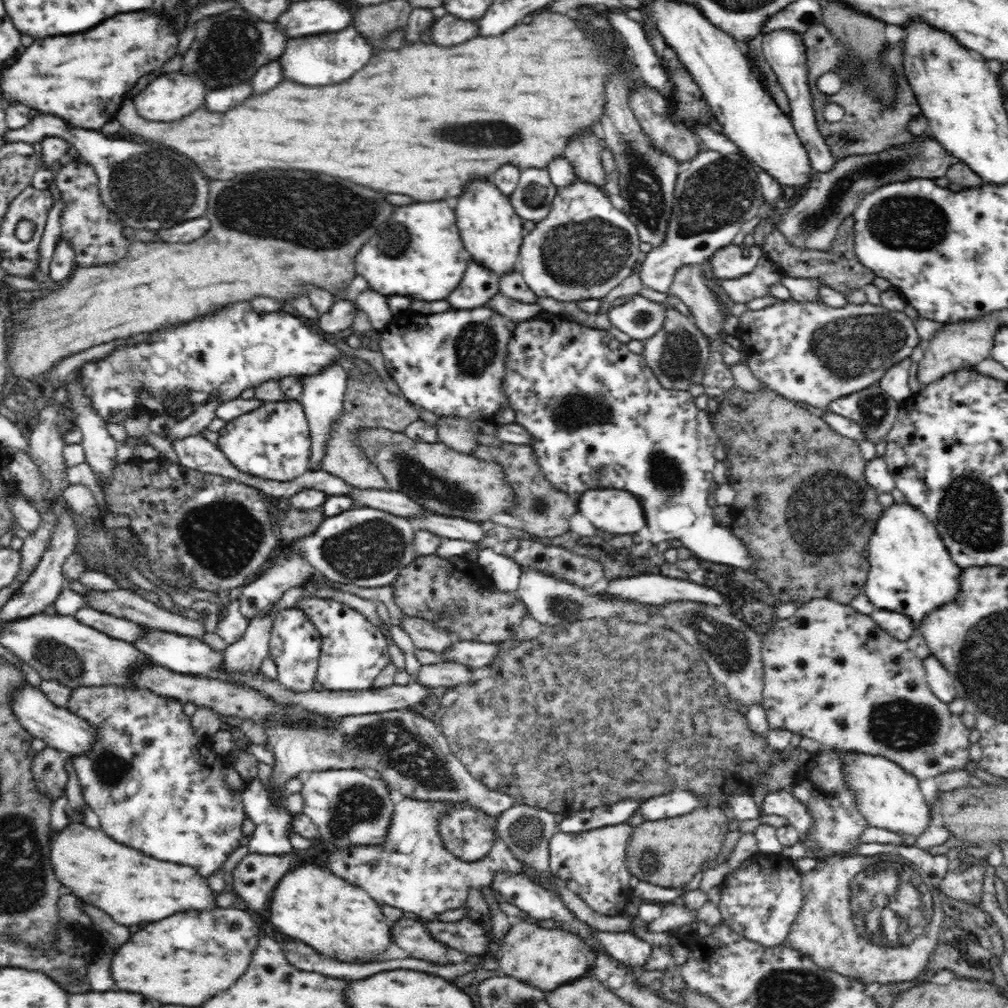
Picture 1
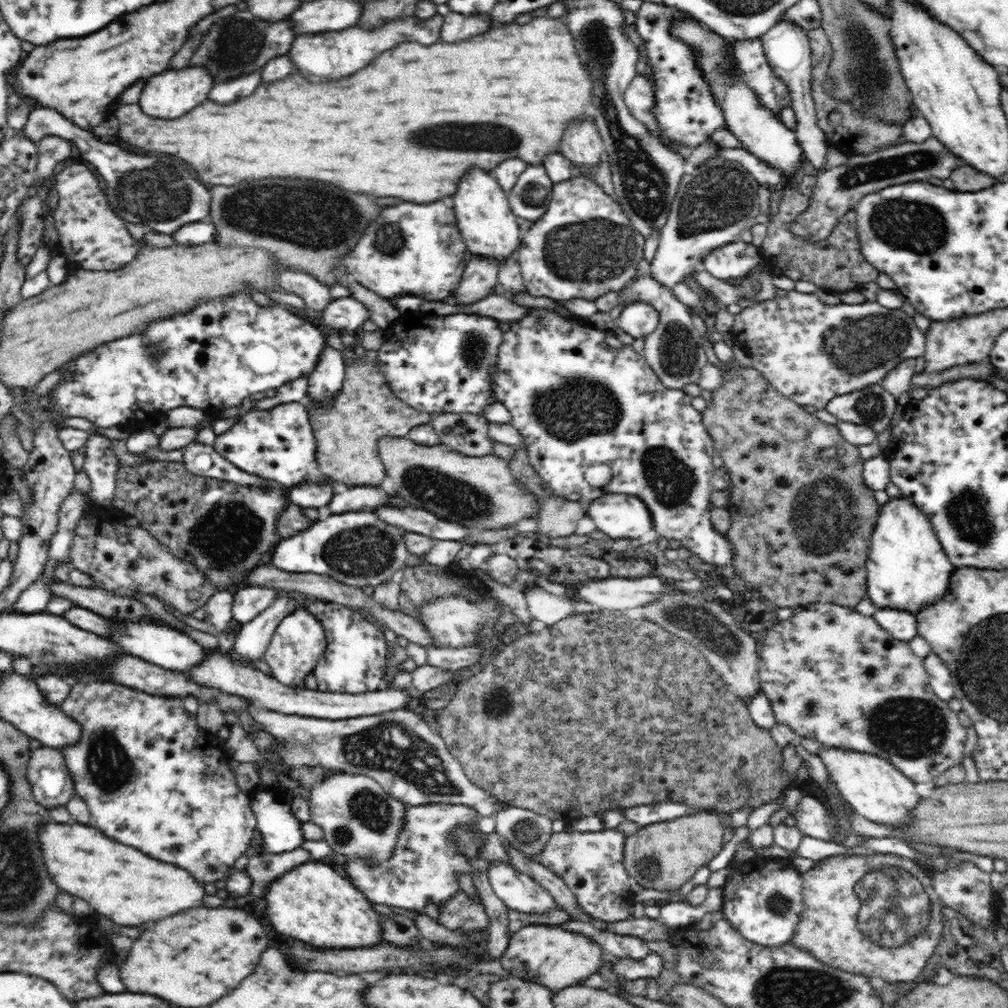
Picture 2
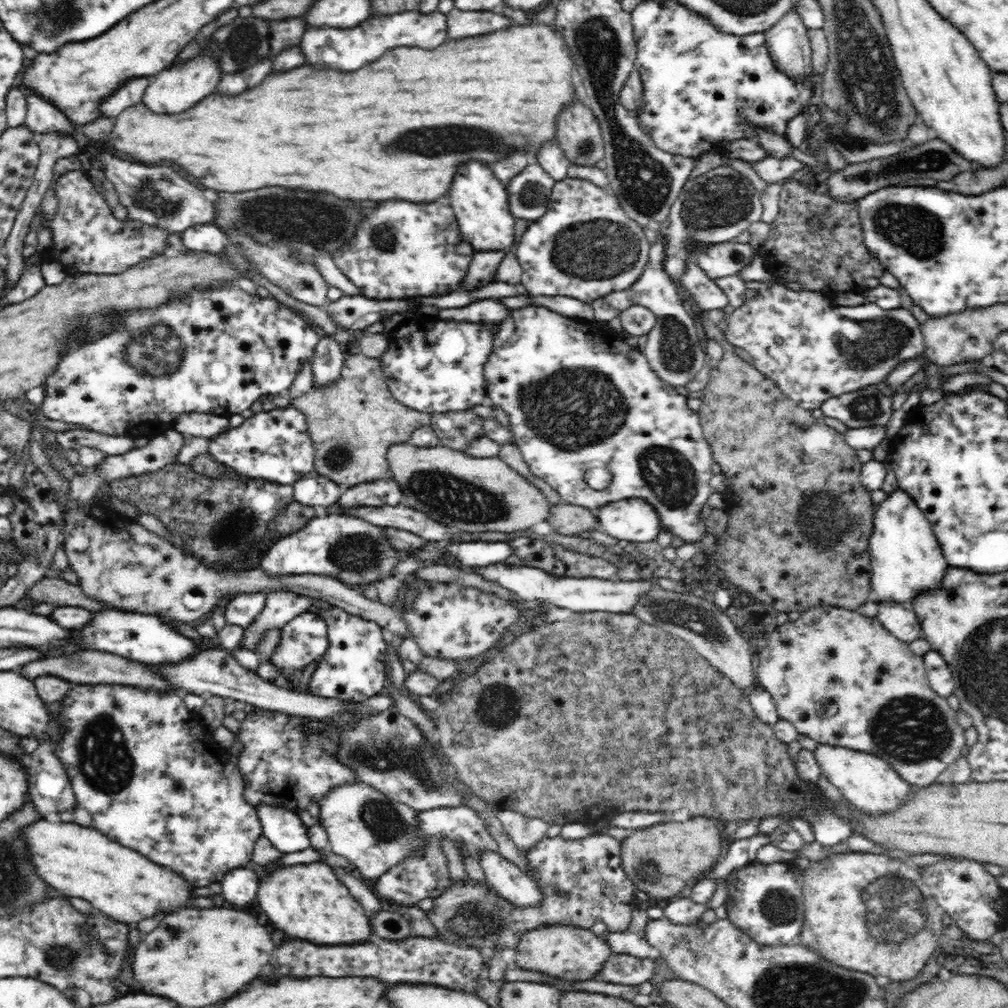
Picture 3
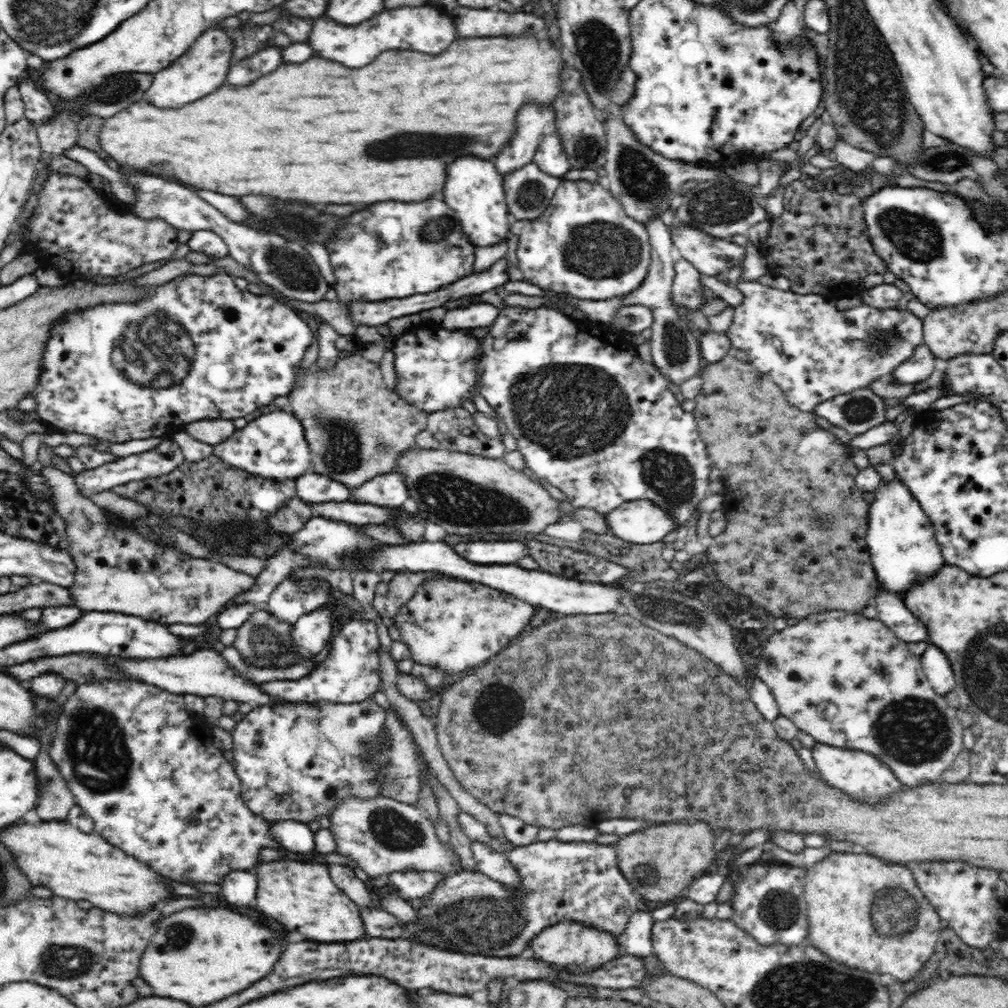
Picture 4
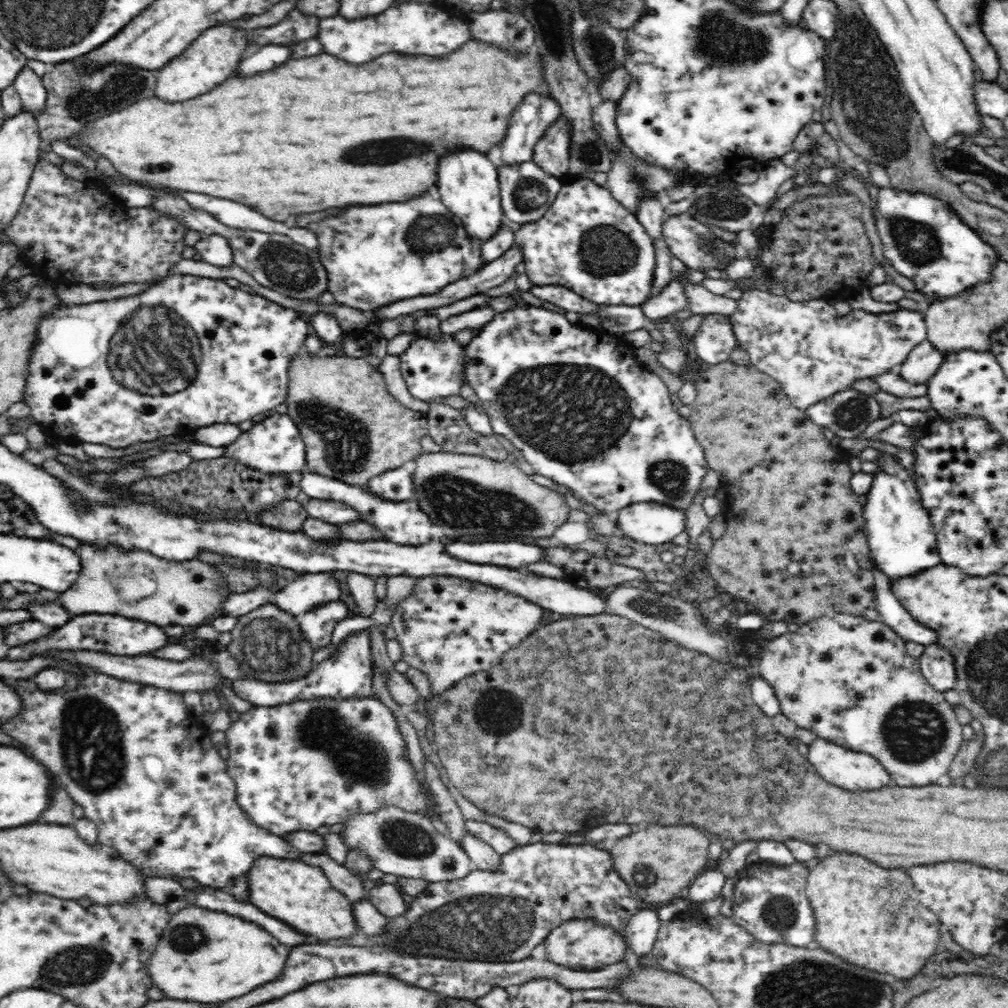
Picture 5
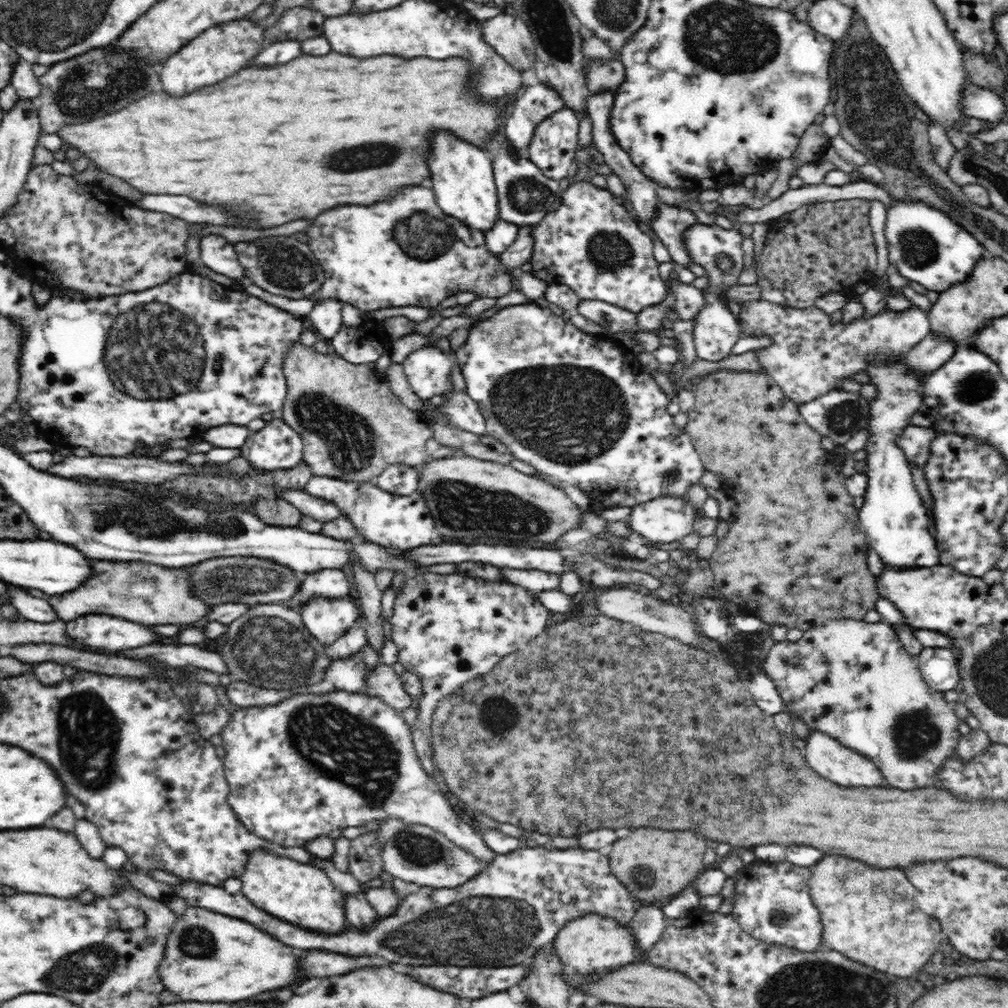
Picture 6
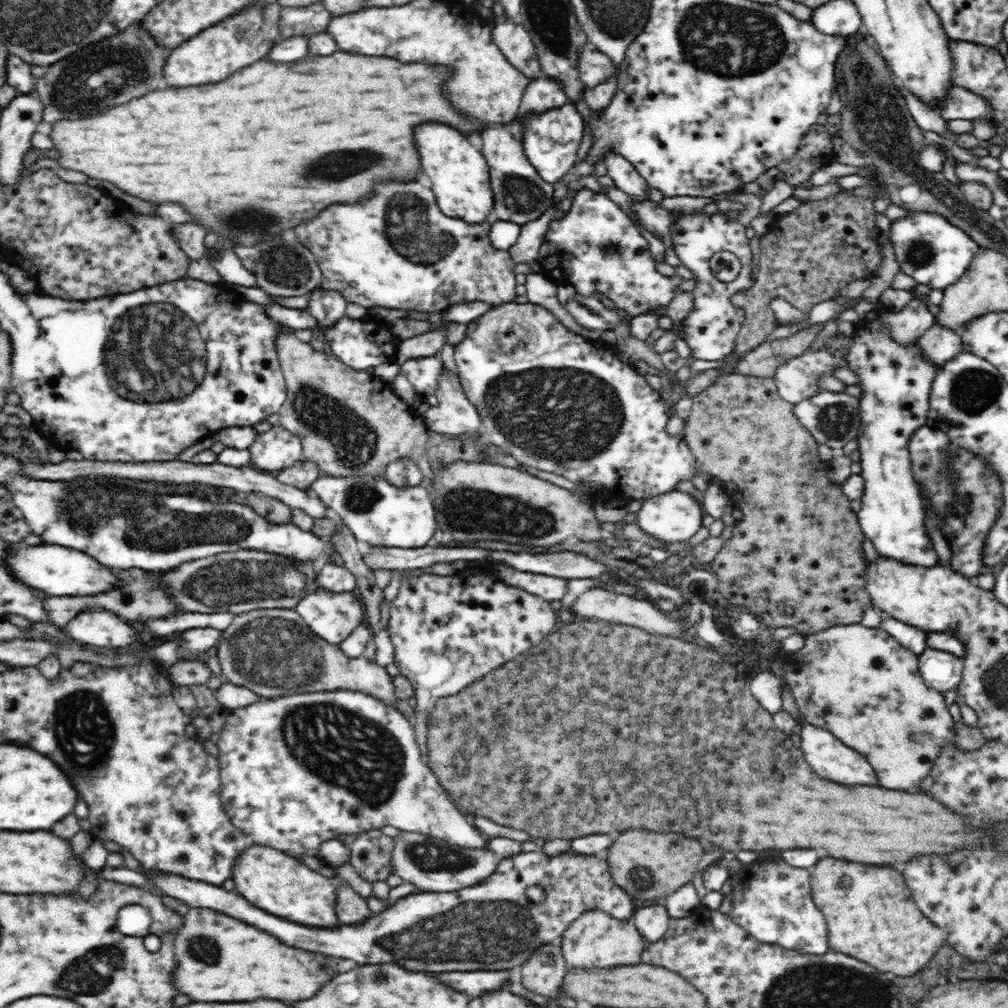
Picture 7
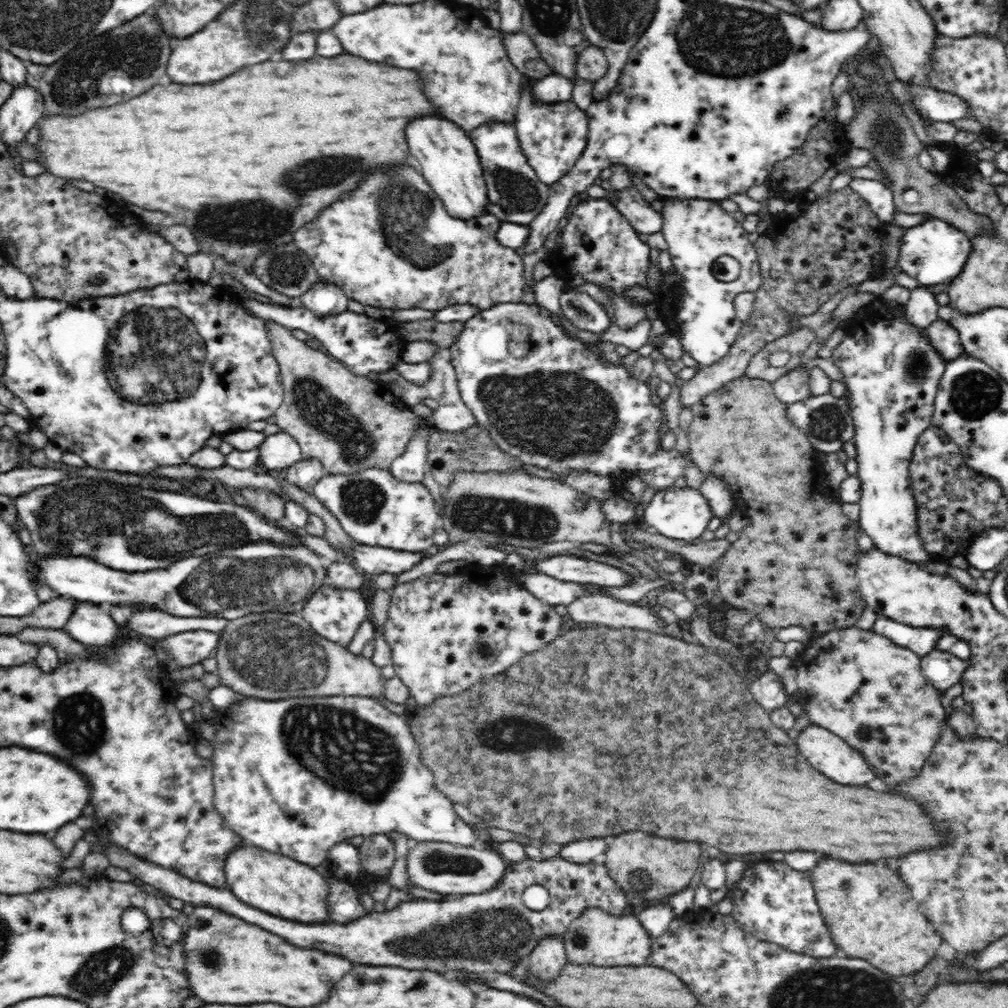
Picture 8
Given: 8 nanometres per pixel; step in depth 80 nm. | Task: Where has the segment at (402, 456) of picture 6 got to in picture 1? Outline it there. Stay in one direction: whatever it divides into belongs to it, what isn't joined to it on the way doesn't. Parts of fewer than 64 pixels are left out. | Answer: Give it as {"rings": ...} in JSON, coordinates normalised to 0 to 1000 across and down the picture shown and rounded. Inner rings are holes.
{"rings":[[[360,361],[358,365],[360,366],[358,375],[344,371],[343,387],[339,395],[339,411],[327,423],[327,429],[325,429],[327,435],[323,437],[323,446],[321,446],[317,464],[353,484],[379,486],[383,484],[384,476],[374,462],[362,452],[356,440],[356,434],[353,434],[353,427],[360,430],[367,426],[381,425],[401,430],[403,424],[418,416],[417,407],[398,391],[387,390],[369,364]]]}

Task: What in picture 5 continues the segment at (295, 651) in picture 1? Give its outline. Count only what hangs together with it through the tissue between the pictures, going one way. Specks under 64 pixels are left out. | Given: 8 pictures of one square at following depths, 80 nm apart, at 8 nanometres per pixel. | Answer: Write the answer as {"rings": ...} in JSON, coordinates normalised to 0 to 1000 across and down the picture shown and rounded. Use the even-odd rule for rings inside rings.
{"rings":[[[341,596],[323,597],[308,603],[294,614],[297,616],[302,633],[311,643],[321,643],[329,639],[333,621],[345,613],[346,605]]]}

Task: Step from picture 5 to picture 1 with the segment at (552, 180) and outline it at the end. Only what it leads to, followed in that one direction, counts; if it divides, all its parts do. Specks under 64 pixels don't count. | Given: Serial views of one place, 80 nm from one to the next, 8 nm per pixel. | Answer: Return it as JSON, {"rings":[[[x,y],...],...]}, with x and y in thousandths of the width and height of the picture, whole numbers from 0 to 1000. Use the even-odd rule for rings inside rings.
{"rings":[[[524,167],[518,168],[514,185],[510,188],[510,190],[506,192],[505,197],[512,209],[512,212],[522,218],[528,218],[528,220],[536,220],[538,216],[544,214],[546,210],[546,204],[548,204],[549,196],[552,192],[553,185],[548,181],[546,174],[542,168]]]}

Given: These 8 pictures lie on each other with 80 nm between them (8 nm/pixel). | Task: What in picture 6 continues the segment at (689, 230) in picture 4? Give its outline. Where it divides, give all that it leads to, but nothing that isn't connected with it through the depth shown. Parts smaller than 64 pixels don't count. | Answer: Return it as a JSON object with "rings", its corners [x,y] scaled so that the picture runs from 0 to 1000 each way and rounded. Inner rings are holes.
{"rings":[[[653,200],[649,207],[651,207],[649,216],[643,221],[647,230],[653,234],[662,246],[666,258],[675,266],[687,262],[681,247],[679,247],[677,230],[683,224],[693,220],[693,217],[690,217],[690,214],[687,213],[685,209],[663,203],[662,201]]]}

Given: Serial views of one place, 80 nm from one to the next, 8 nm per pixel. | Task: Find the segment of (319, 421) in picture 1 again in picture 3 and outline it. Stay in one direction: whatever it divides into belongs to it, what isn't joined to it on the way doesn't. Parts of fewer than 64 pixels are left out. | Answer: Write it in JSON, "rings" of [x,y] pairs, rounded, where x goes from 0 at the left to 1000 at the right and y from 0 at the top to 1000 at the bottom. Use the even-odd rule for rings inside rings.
{"rings":[[[323,331],[316,335],[310,351],[311,383],[327,383],[337,375],[337,365],[341,359],[337,343],[329,332]]]}

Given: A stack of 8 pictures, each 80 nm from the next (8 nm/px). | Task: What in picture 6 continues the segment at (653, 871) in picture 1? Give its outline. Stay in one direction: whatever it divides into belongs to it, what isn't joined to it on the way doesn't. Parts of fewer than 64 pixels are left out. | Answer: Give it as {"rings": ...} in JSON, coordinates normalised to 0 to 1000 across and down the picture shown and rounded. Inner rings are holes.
{"rings":[[[635,820],[626,822],[625,827],[621,830],[612,832],[608,837],[604,846],[604,858],[606,859],[606,866],[623,883],[627,884],[627,890],[633,891],[636,896],[642,897],[647,894],[658,896],[663,890],[673,887],[675,883],[686,878],[687,873],[690,871],[696,853],[698,853],[698,845],[700,843],[698,833],[694,833],[692,829],[688,829],[688,824],[683,825],[659,825],[657,822],[647,820]]]}

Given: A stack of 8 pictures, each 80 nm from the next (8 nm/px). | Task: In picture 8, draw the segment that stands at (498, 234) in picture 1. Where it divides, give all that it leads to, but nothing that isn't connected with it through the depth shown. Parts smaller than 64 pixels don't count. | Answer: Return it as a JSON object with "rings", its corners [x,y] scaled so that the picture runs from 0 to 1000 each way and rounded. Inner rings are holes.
{"rings":[[[433,115],[413,117],[413,121],[405,125],[405,145],[407,153],[415,159],[421,177],[431,187],[446,214],[464,218],[479,210],[484,202],[483,185],[471,142],[463,130],[448,120]]]}

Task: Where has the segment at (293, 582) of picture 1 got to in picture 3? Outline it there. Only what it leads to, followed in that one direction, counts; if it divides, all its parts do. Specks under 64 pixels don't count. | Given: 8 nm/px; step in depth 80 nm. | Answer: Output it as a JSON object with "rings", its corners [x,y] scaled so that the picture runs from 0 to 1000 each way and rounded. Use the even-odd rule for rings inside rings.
{"rings":[[[242,588],[228,593],[223,600],[222,616],[224,620],[234,620],[244,624],[260,607],[264,589]]]}

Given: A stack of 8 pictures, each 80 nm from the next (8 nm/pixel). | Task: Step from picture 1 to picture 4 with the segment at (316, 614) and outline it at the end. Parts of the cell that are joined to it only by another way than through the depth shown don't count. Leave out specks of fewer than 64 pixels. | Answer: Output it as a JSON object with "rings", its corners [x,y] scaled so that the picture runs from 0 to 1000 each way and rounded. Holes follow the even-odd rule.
{"rings":[[[344,614],[338,627],[331,627],[331,640],[323,654],[296,676],[270,675],[254,678],[254,682],[268,689],[272,695],[286,697],[312,697],[316,695],[351,698],[368,693],[378,683],[376,668],[377,637],[373,620],[369,616]]]}

